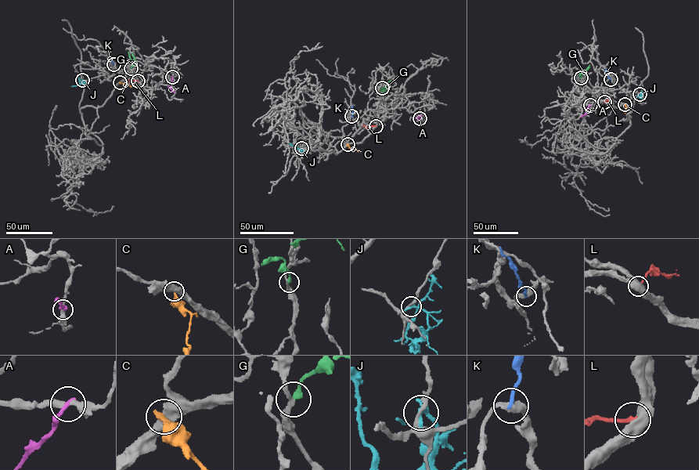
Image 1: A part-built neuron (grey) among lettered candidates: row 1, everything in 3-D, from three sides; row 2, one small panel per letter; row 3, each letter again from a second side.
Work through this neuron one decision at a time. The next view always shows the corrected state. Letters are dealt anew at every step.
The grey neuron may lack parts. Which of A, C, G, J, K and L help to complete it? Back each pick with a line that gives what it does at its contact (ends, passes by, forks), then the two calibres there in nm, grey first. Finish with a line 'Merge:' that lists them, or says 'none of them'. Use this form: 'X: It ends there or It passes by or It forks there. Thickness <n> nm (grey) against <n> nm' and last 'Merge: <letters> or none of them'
G: It ends there. Thickness 200 nm (grey) against 280 nm
Merge: G

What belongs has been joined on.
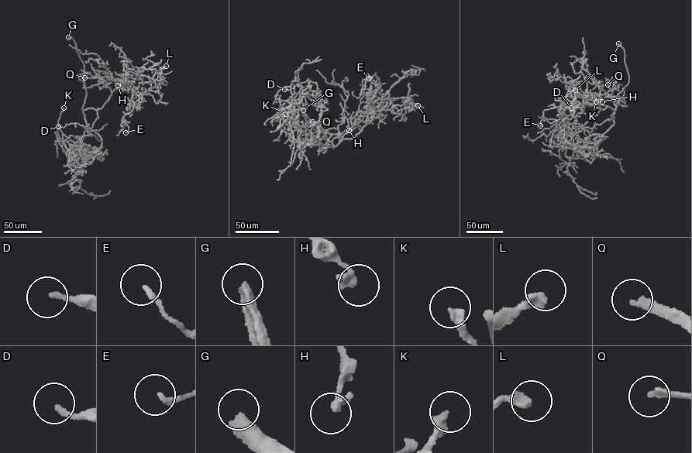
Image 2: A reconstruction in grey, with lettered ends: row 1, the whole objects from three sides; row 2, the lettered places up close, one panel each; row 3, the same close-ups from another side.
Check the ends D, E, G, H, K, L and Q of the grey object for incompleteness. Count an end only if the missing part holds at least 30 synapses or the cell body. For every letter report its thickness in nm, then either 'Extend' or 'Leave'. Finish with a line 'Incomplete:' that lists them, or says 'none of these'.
D: Thickness 180 nm. Leave
E: Thickness 150 nm. Leave
G: Thickness 460 nm. Extend
H: Thickness 320 nm. Leave
K: Thickness 300 nm. Leave
L: Thickness 320 nm. Leave
Q: Thickness 240 nm. Extend
Incomplete: G, Q

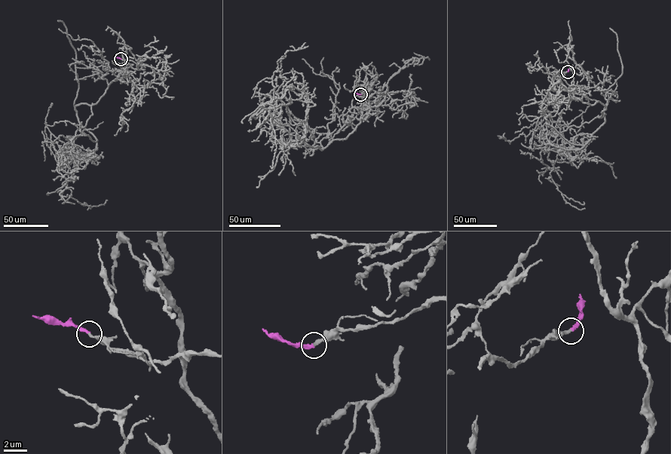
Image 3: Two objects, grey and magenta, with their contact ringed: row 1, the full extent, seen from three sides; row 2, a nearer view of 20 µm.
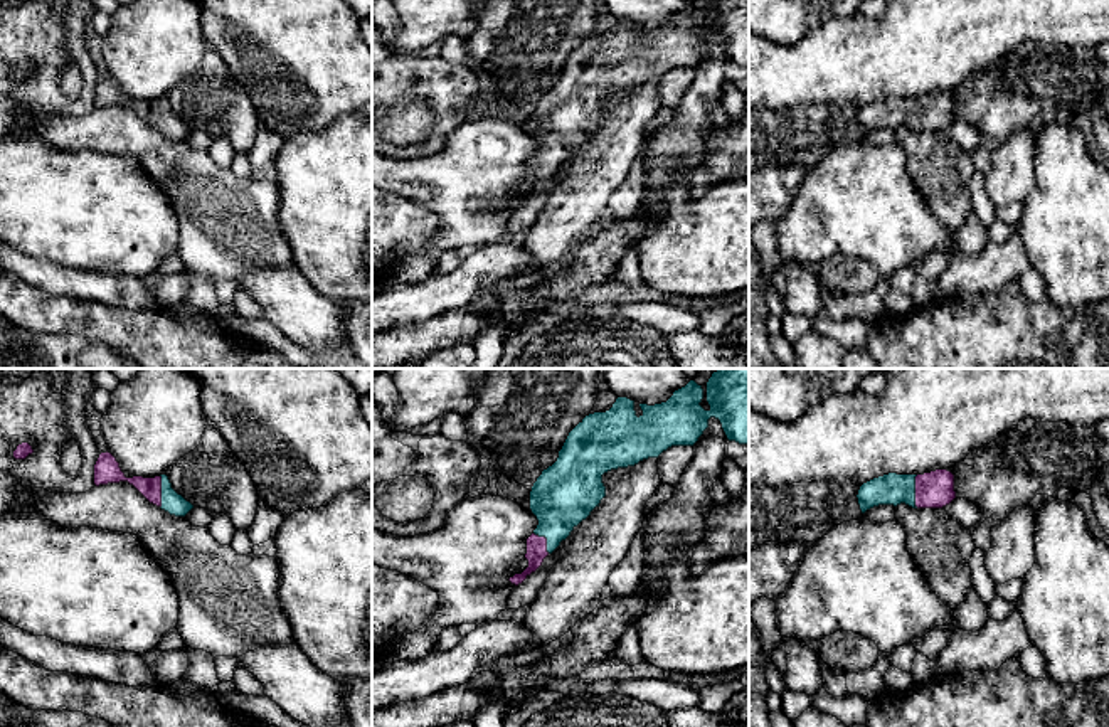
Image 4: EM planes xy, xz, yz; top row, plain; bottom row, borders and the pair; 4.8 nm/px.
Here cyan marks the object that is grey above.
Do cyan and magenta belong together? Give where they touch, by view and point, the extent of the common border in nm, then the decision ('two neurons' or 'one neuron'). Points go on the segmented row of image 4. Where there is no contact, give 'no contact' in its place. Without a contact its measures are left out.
yz (914, 492) | 160 nm | one neuron

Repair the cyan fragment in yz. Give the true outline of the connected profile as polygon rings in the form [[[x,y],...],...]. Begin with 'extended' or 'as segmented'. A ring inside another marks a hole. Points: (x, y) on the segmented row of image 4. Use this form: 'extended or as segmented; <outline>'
extended; [[[947,470],[924,475],[889,473],[863,483],[857,498],[862,513],[878,505],[900,503],[912,508],[942,508],[956,498],[954,475]]]

